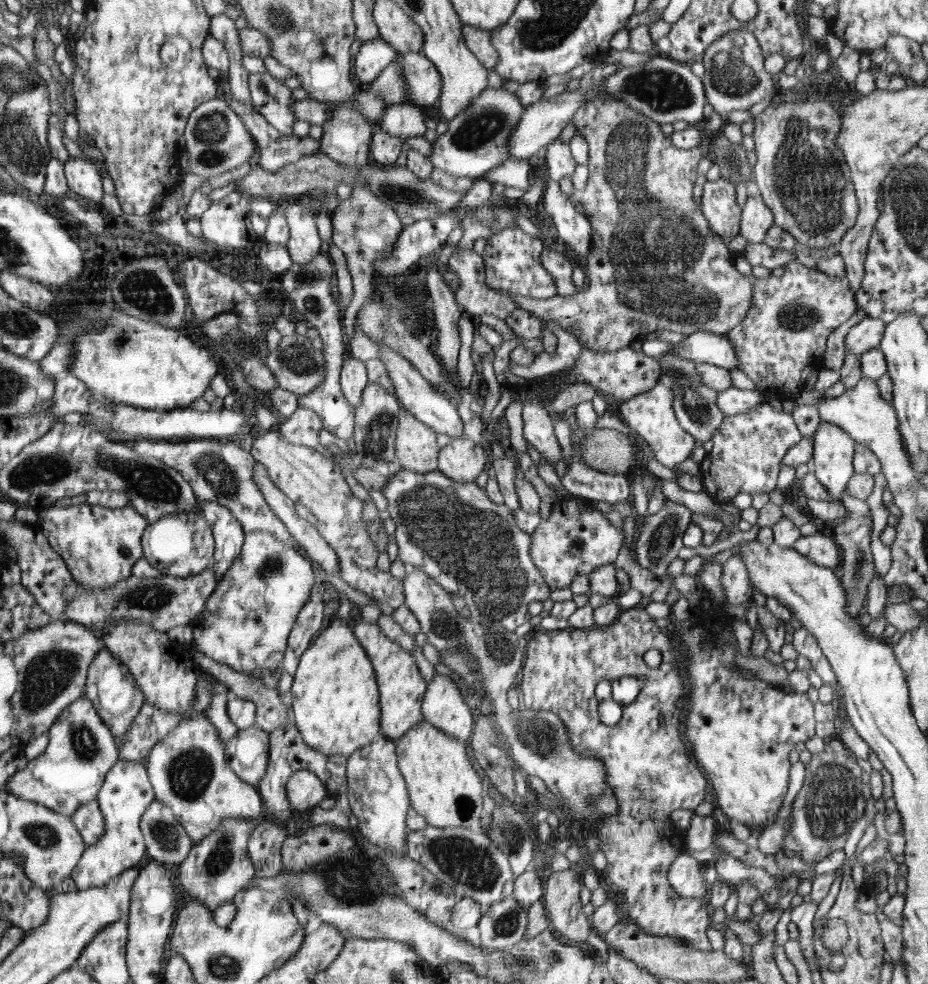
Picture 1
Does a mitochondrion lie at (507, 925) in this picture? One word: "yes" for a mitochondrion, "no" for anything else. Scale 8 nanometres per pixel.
yes

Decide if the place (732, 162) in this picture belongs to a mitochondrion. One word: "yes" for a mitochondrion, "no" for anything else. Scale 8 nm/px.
yes

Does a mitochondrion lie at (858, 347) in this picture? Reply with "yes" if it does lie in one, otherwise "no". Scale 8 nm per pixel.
no

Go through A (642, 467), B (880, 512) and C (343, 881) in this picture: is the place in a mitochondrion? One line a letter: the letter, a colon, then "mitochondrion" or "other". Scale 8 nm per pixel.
A: other
B: other
C: mitochondrion

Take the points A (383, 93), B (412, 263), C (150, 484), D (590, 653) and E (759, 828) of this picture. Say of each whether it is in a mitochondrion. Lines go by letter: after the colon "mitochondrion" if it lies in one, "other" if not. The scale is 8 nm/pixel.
A: mitochondrion
B: other
C: mitochondrion
D: other
E: other

